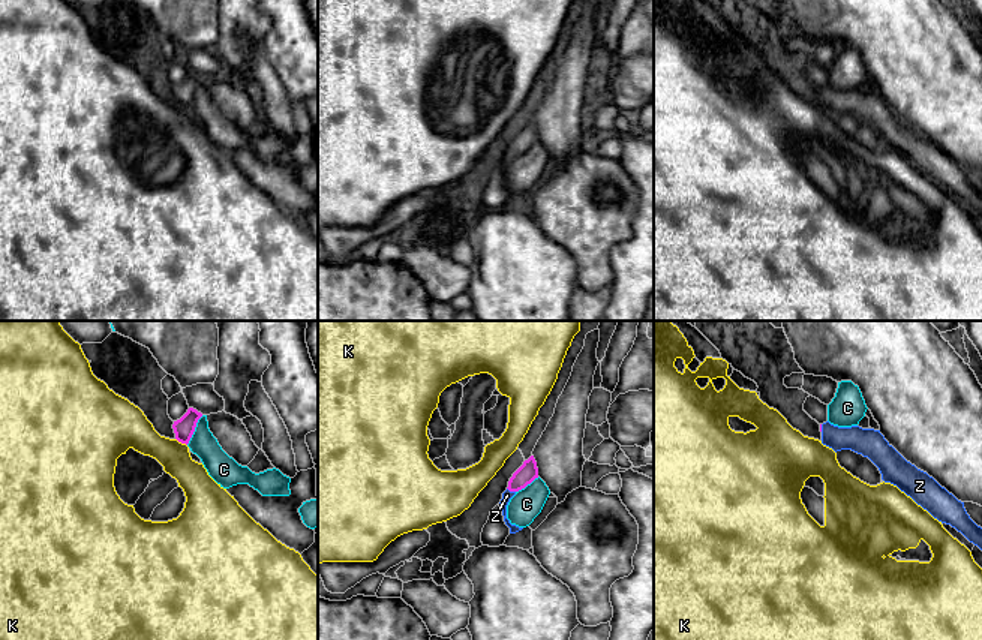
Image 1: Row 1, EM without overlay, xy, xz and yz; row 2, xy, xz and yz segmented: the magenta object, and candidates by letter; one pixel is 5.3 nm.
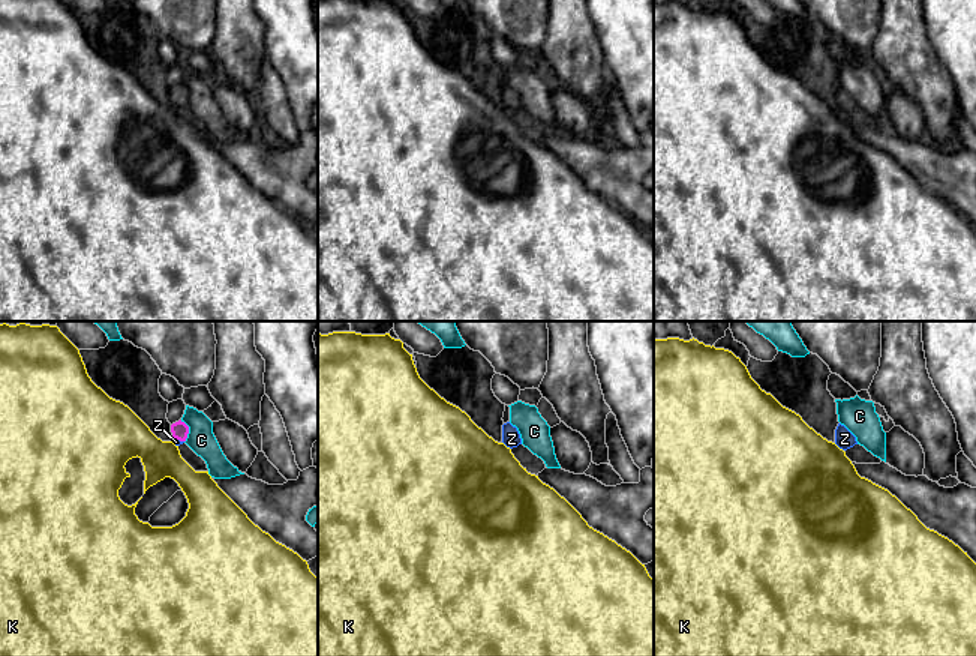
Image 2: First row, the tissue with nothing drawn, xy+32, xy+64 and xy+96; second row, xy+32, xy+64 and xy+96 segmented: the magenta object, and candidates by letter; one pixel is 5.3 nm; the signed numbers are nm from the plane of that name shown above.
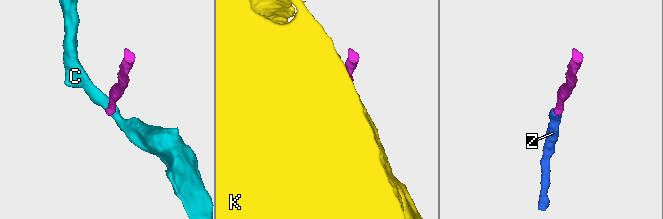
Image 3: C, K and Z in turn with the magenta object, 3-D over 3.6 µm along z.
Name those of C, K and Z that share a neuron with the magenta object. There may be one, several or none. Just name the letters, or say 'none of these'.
Z

